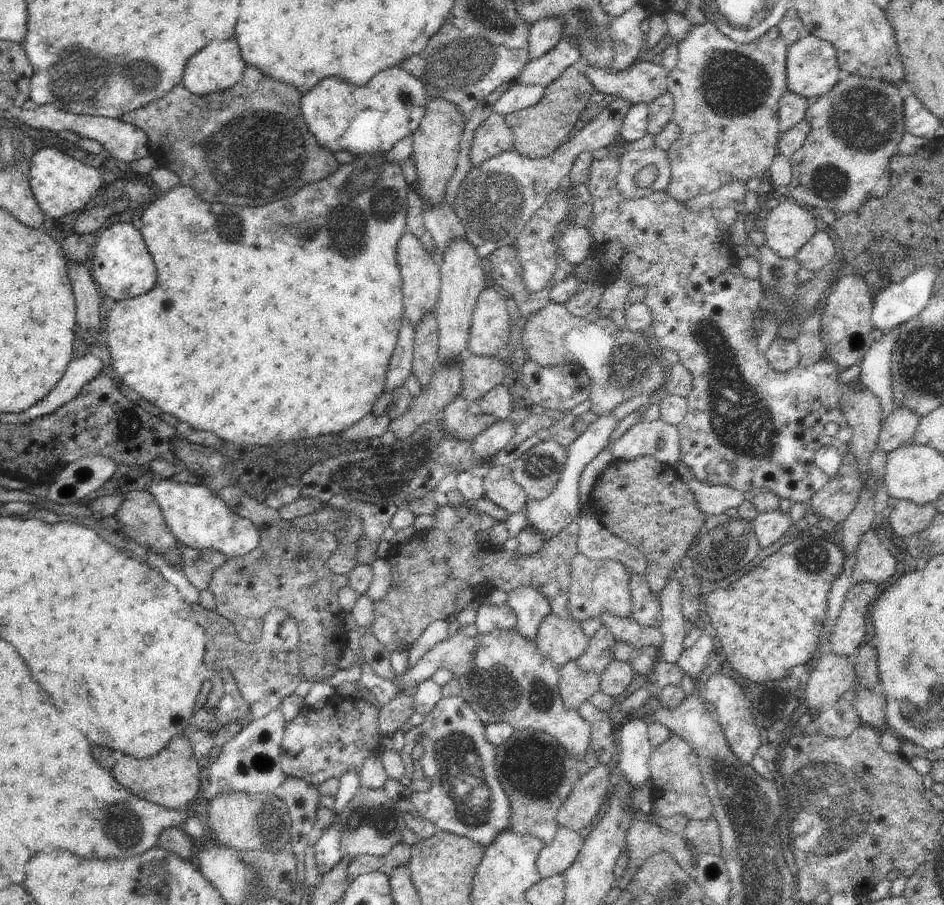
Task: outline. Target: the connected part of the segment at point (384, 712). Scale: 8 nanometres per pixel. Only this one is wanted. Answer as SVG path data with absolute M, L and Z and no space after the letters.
M399 693L388 704L378 707L377 732L382 737L393 736L410 720L414 712L412 693Z

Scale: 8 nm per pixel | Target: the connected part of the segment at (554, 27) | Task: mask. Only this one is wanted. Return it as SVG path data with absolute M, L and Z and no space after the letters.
M548 17L535 22L528 35L528 58L535 61L548 54L561 40L565 25L560 19Z

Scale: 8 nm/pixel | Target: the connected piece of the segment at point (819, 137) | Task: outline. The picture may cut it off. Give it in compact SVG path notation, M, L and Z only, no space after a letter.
M842 76L834 88L806 111L811 129L802 148L791 157L793 174L783 195L801 205L849 213L872 198L883 197L889 184L889 162L904 132L899 88L878 79Z

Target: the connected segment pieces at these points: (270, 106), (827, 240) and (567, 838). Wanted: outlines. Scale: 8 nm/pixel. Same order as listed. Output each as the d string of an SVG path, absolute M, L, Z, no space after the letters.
M247 66L240 82L237 82L228 90L200 96L190 92L182 82L180 82L161 99L149 102L146 106L127 112L119 119L123 120L125 123L137 126L139 129L146 132L150 138L150 156L156 160L158 166L166 167L174 171L181 178L180 184L185 187L193 188L202 200L208 200L208 202L222 202L222 204L238 204L238 206L262 206L262 204L264 204L262 200L268 202L268 200L282 200L282 198L294 196L294 194L306 185L320 182L322 179L332 176L342 166L336 161L334 152L320 146L317 143L316 137L307 127L304 115L301 112L301 100L303 95L302 92L292 85L270 79L264 76L261 70Z
M827 230L817 233L798 251L795 259L800 267L808 270L819 271L830 261L836 259L836 248L832 241L831 234Z
M559 827L554 840L538 853L535 865L542 878L563 873L576 860L585 838L570 827Z

